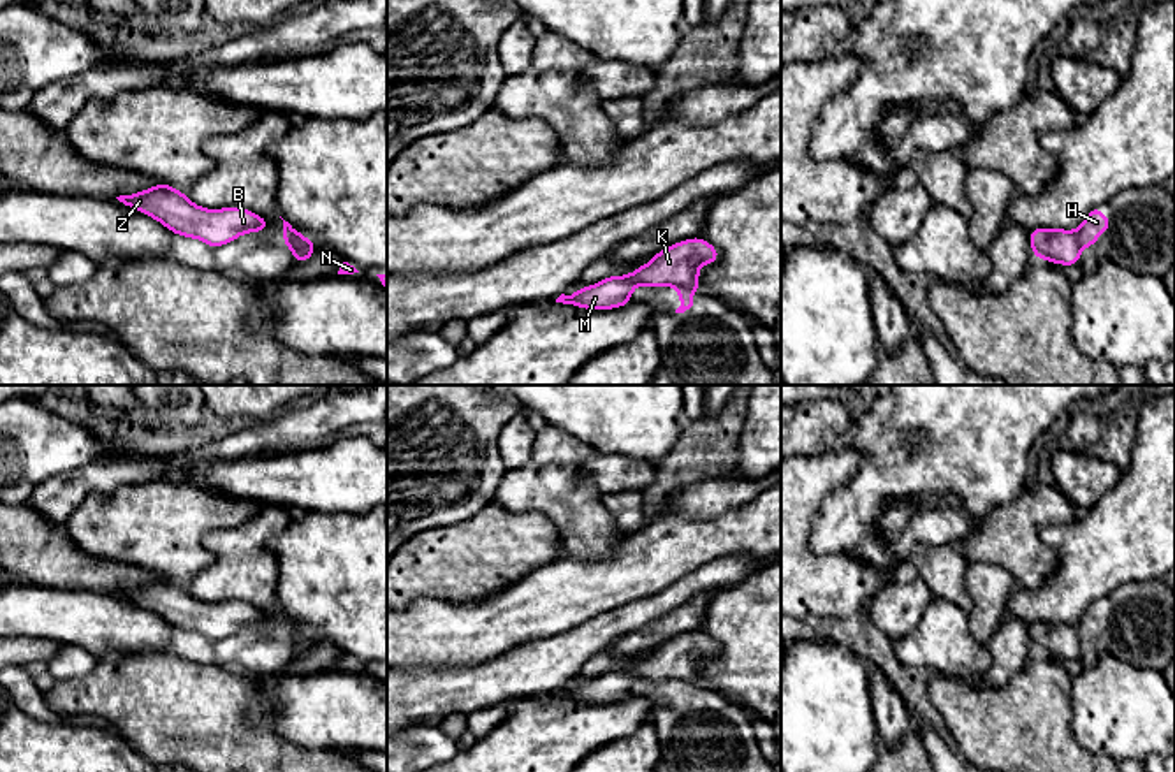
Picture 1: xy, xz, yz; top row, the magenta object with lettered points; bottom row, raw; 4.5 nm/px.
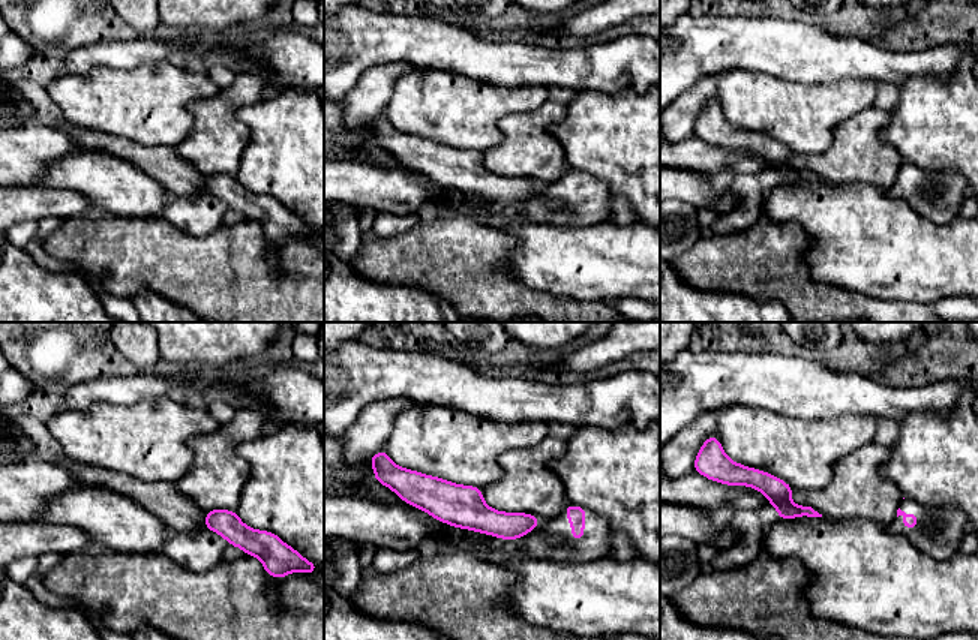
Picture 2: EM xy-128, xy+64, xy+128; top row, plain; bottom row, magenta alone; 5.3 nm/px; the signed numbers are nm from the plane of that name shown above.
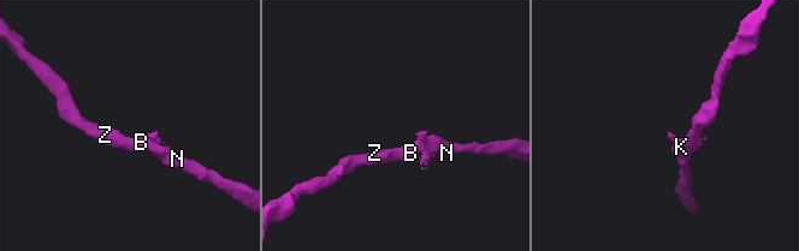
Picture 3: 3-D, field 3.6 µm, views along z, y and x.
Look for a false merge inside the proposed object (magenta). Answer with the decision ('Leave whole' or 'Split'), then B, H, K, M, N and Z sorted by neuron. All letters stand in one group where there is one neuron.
Split. Groups: B K M N Z / H

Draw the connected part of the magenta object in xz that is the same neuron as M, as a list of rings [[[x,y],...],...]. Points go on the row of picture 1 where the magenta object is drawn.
[[[702,237],[674,243],[658,251],[631,274],[609,276],[591,287],[580,287],[573,295],[561,294],[556,302],[584,310],[614,310],[631,302],[631,290],[646,287],[684,287],[700,290],[698,267],[719,260],[719,251]]]

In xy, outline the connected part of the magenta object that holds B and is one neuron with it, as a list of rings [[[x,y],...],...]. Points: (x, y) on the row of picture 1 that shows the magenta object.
[[[165,183],[116,199],[142,215],[150,215],[172,234],[195,237],[213,250],[246,232],[264,232],[271,223],[271,220],[243,208],[206,209],[195,206],[186,193]]]

